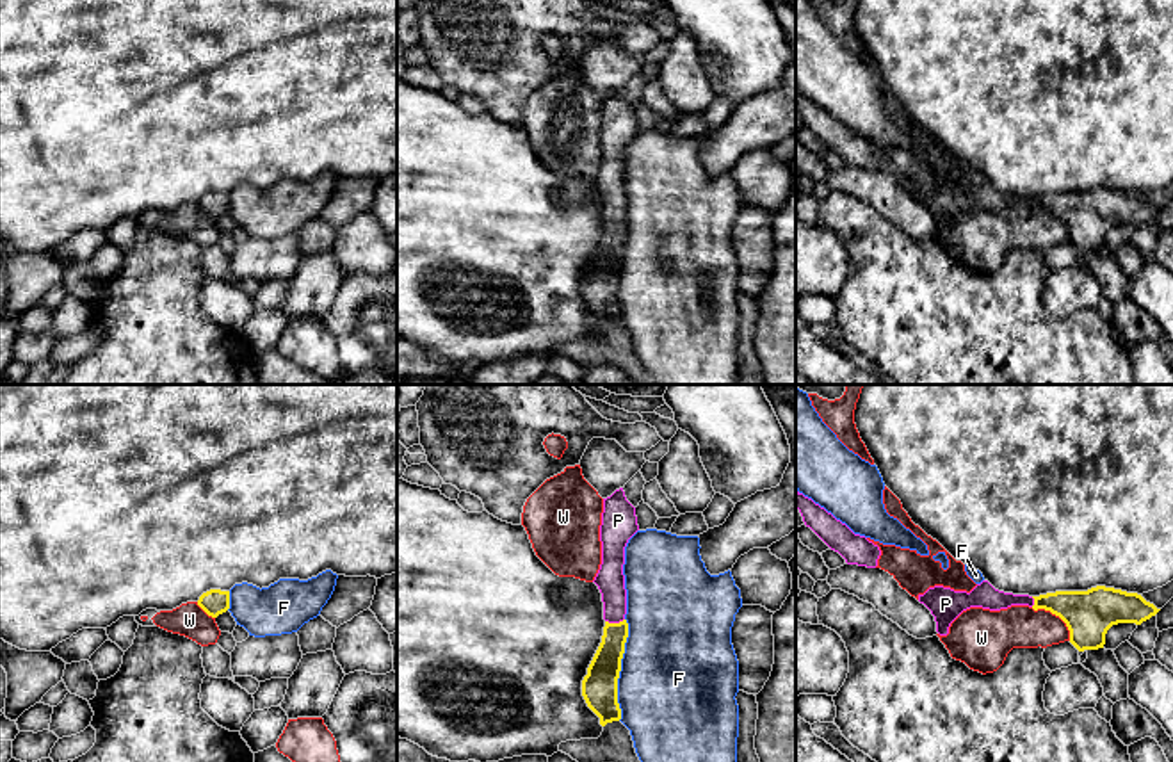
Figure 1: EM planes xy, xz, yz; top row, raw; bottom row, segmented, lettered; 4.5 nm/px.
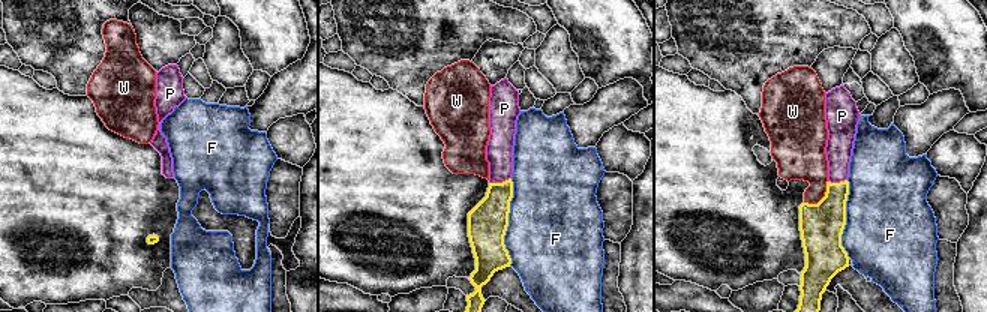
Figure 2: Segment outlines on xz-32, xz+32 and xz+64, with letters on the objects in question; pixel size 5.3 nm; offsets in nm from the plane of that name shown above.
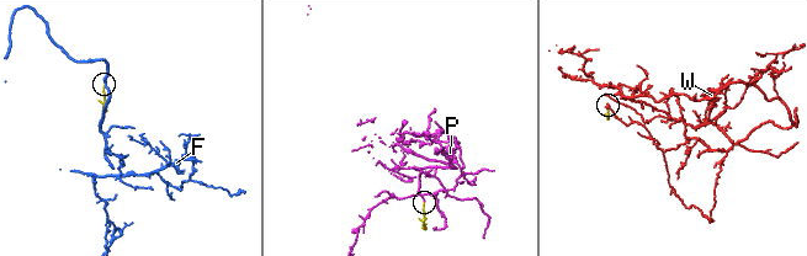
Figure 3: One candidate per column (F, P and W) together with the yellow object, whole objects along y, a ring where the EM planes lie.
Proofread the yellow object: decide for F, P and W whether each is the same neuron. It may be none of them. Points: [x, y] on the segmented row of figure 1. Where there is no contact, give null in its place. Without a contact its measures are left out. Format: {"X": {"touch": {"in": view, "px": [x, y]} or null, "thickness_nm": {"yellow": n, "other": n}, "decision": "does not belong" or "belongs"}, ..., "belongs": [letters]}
{"F": {"touch": {"in": "xz", "px": [620, 670]}, "thickness_nm": {"yellow": 160, "other": 500}, "decision": "does not belong"}, "P": {"touch": {"in": "xz", "px": [614, 624]}, "thickness_nm": {"yellow": 140, "other": 130}, "decision": "belongs"}, "W": {"touch": {"in": "yz", "px": [1056, 615]}, "thickness_nm": {"yellow": 220, "other": 190}, "decision": "does not belong"}, "belongs": ["P"]}

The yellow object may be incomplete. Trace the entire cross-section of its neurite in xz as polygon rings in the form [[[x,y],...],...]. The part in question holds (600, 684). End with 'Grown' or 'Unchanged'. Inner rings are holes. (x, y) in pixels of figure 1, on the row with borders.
[[[623,488],[603,499],[602,564],[593,582],[602,593],[605,627],[602,643],[582,680],[582,696],[600,717],[602,726],[621,719],[618,678],[628,637],[623,564],[625,547],[637,531],[635,507],[627,500]]]. Grown

